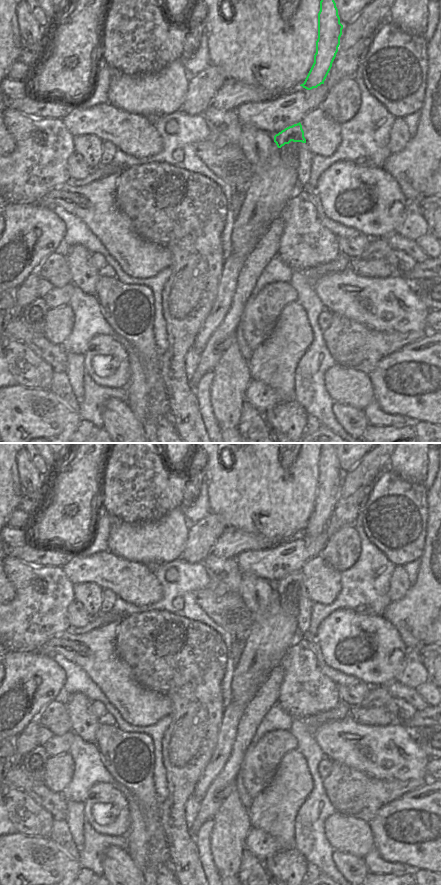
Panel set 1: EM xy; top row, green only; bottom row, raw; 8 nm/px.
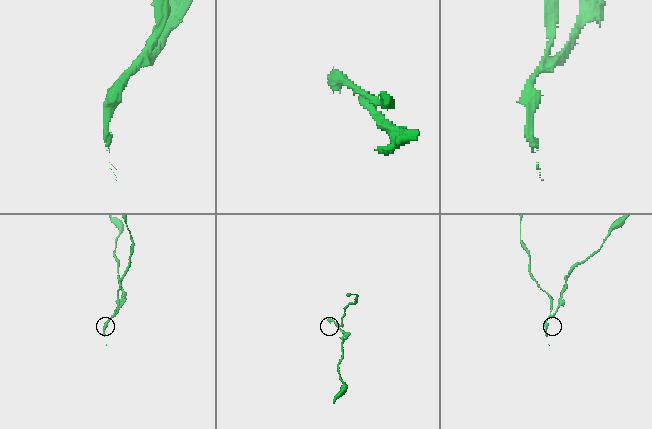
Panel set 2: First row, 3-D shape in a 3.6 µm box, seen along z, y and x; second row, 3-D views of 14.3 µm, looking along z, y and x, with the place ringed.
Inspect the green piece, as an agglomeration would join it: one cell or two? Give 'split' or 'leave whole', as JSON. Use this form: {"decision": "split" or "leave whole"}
{"decision": "split"}

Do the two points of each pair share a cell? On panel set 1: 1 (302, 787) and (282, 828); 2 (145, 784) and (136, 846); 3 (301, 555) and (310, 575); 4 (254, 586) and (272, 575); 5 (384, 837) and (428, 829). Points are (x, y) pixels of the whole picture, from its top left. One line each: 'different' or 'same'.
1: same
2: different
3: different
4: different
5: same

